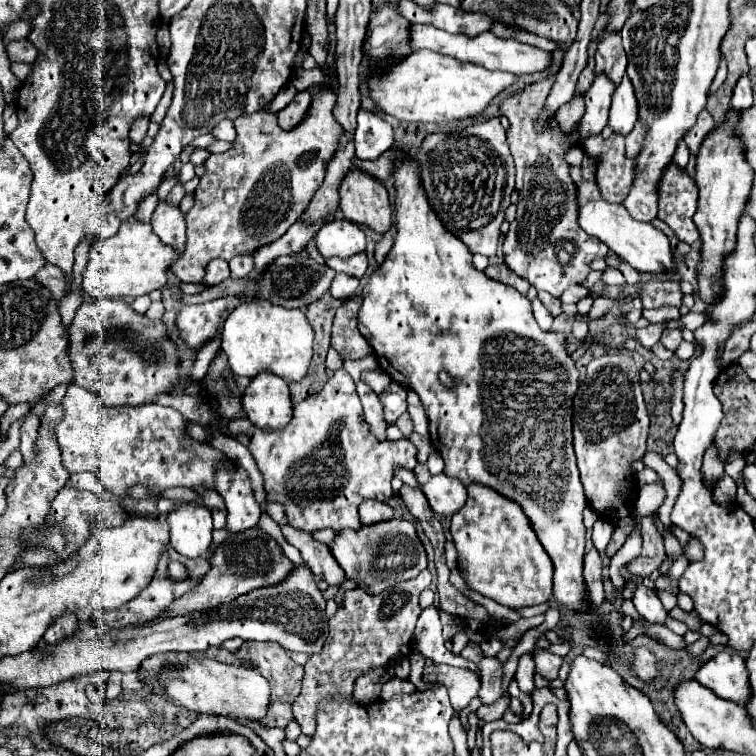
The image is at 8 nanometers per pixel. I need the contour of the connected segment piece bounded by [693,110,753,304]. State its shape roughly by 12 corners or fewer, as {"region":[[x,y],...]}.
{"region":[[739,114],[697,154],[699,298],[715,304],[753,170],[733,138]]}

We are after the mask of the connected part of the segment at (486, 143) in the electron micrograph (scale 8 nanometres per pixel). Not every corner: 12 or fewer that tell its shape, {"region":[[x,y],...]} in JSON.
{"region":[[499,118],[415,160],[445,228],[495,256],[515,190]]}

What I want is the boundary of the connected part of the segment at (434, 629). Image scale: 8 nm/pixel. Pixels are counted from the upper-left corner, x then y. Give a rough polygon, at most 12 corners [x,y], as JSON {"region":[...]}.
{"region":[[429,606],[417,620],[415,648],[455,668],[479,674],[475,662],[445,648],[437,608]]}

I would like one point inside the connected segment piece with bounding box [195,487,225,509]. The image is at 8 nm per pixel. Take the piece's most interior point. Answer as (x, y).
(211, 499)

